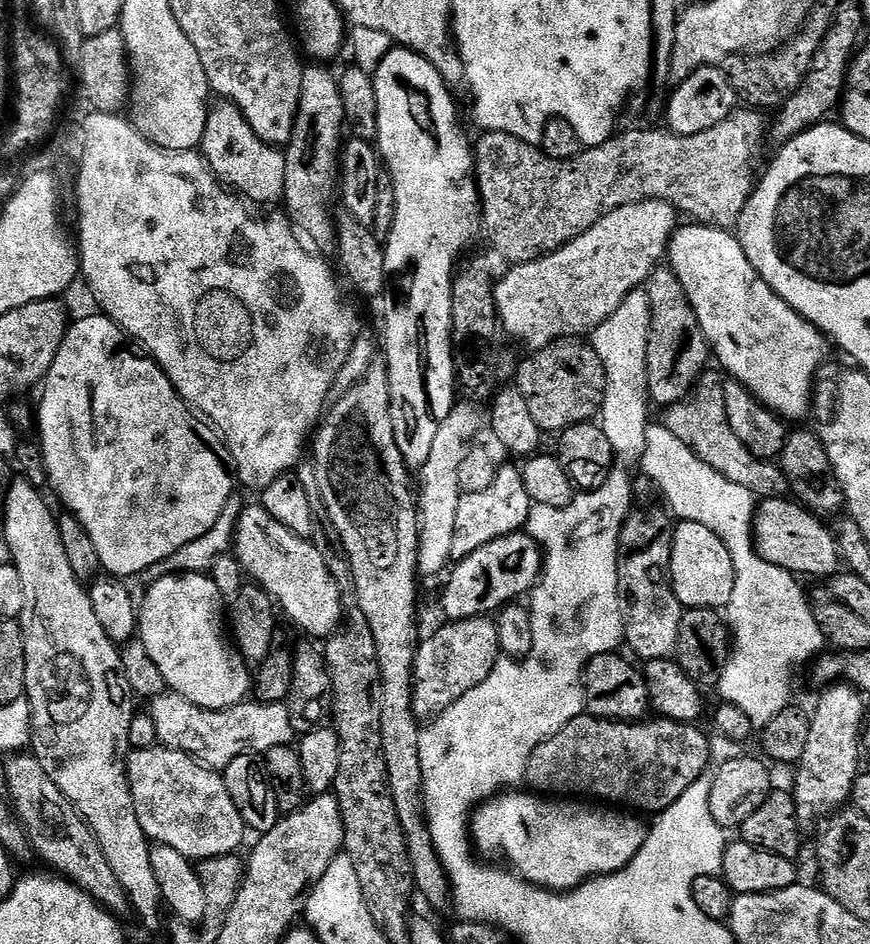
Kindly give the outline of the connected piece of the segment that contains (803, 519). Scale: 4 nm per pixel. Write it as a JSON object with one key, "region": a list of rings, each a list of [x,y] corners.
{"region":[[[765,499],[756,509],[754,539],[757,554],[766,562],[785,568],[787,572],[800,578],[805,578],[804,576],[831,577],[837,571],[837,537],[833,533],[831,536],[827,526],[824,525],[827,523],[817,518],[807,508],[791,499],[788,499],[789,501],[780,499]]]}

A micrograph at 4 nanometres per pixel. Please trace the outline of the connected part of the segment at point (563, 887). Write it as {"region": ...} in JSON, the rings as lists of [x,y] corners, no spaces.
{"region":[[[505,790],[484,801],[473,811],[470,817],[470,835],[477,849],[497,852],[509,860],[507,863],[524,879],[540,888],[550,888],[553,892],[570,892],[585,884],[594,876],[610,876],[622,870],[642,850],[646,835],[646,824],[632,814],[620,817],[616,810],[603,812],[603,807],[587,808],[587,803],[573,802],[568,798],[545,798],[531,791]]]}

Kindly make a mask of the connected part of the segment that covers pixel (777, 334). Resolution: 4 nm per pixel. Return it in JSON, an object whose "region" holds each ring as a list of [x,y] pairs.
{"region":[[[699,222],[689,228],[677,227],[666,249],[672,273],[682,282],[686,298],[702,326],[711,355],[728,371],[731,379],[746,386],[765,406],[785,421],[800,420],[812,404],[812,383],[816,371],[828,356],[830,341],[806,318],[798,315],[754,270],[746,258],[739,239],[731,231],[710,228]]]}

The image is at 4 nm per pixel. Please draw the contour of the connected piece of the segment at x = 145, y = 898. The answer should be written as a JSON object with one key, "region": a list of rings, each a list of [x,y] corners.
{"region":[[[17,478],[15,480],[13,479],[7,485],[6,491],[8,493],[4,496],[4,531],[2,531],[2,537],[9,544],[9,550],[12,554],[11,563],[16,565],[18,574],[22,574],[22,583],[26,590],[26,610],[22,610],[18,619],[24,631],[24,641],[26,642],[26,686],[24,691],[32,707],[32,742],[30,748],[36,760],[42,762],[46,774],[50,774],[50,778],[54,778],[58,790],[62,790],[62,794],[66,794],[66,798],[80,811],[81,816],[92,828],[92,833],[96,835],[102,846],[102,854],[106,854],[106,862],[110,862],[110,870],[114,870],[114,876],[118,878],[118,882],[126,890],[131,909],[144,919],[146,927],[156,928],[160,924],[162,901],[158,878],[154,878],[154,866],[150,866],[150,854],[153,845],[138,822],[138,814],[134,810],[134,798],[128,781],[128,753],[130,751],[128,739],[130,738],[132,718],[137,714],[138,707],[135,704],[137,701],[134,699],[130,682],[126,682],[126,674],[120,657],[121,649],[109,638],[106,630],[102,630],[102,625],[98,622],[98,614],[94,614],[94,606],[88,597],[88,588],[77,578],[74,570],[70,567],[70,558],[66,558],[66,549],[62,547],[60,521],[57,513],[52,513],[51,506],[44,501],[43,495],[45,493],[41,489],[35,488],[26,479]]]}

